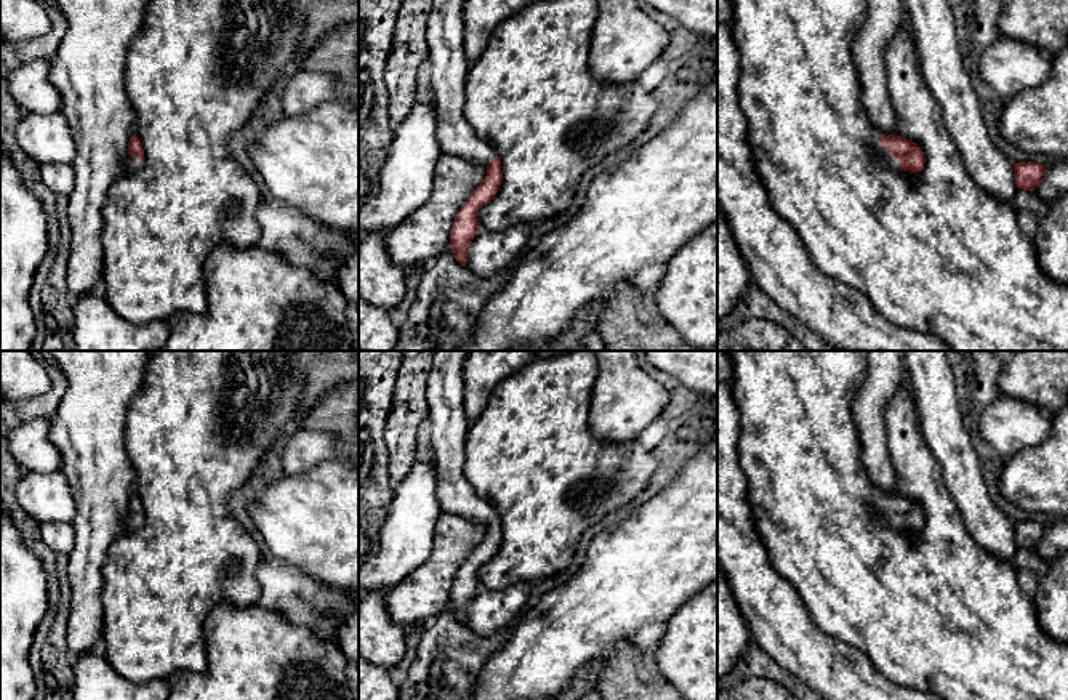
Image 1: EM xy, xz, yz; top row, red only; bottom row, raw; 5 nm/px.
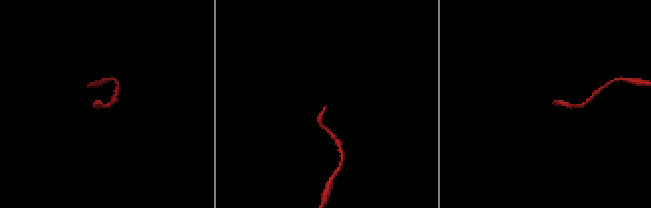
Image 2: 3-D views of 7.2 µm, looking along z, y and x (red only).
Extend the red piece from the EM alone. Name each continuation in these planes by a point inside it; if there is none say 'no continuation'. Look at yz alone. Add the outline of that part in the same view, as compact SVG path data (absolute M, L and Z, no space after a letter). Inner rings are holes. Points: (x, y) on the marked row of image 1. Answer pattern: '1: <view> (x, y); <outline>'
1: yz (891, 160); M881 135L876 138L876 151L879 152L881 159L893 170L901 170L900 162L897 157L890 155L882 146L881 146Z

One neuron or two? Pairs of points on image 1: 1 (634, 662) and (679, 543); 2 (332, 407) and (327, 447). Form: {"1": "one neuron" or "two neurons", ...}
{"1": "two neurons", "2": "two neurons"}

